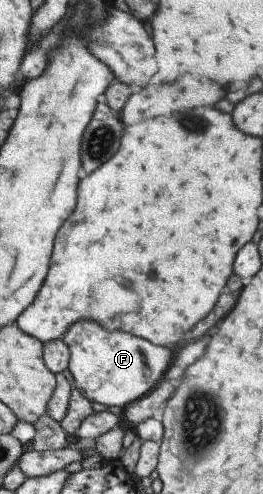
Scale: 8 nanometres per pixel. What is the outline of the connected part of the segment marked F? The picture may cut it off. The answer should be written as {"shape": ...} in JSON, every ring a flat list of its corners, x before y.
{"shape":[[78,321,73,323,70,328,63,334,62,340,66,343,66,346,70,351,70,360,69,360,69,370,73,374,72,378,74,378,74,384,76,384,76,388,92,403,99,402,102,406,118,406,118,408,124,409,127,404,131,402,135,402,136,399,147,395,158,383,164,378,165,373,169,370,168,364,172,362,172,352,168,350,167,346,154,346,154,344,150,344,148,340,144,340,144,338,136,338,136,336,132,336,132,334,126,334,124,331,120,332,120,330,109,331,105,328,102,328,101,325,96,324,92,321]]}

